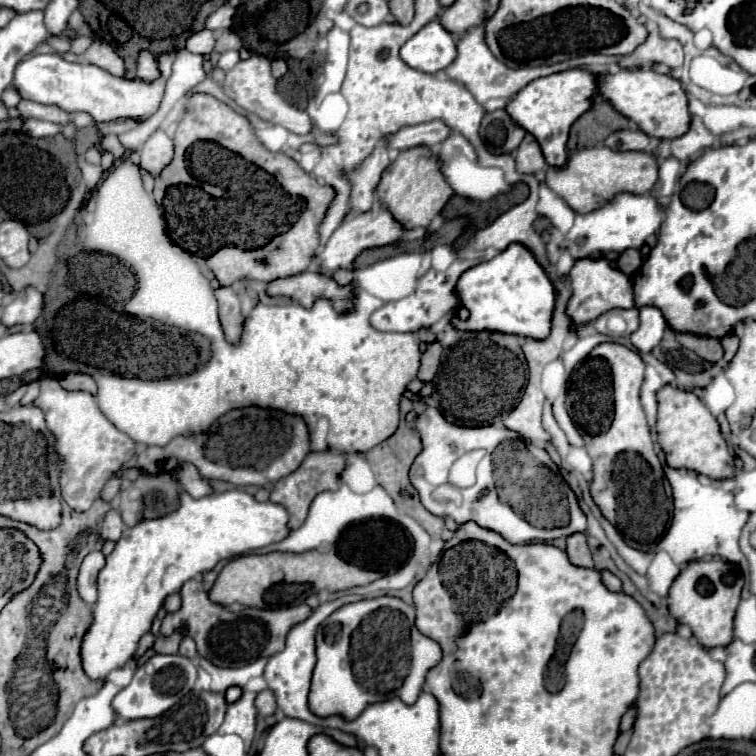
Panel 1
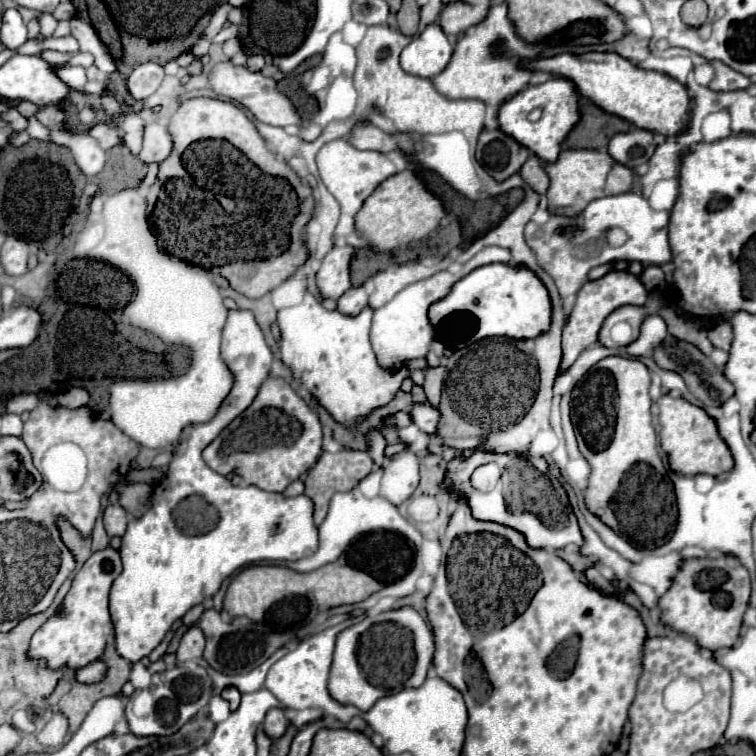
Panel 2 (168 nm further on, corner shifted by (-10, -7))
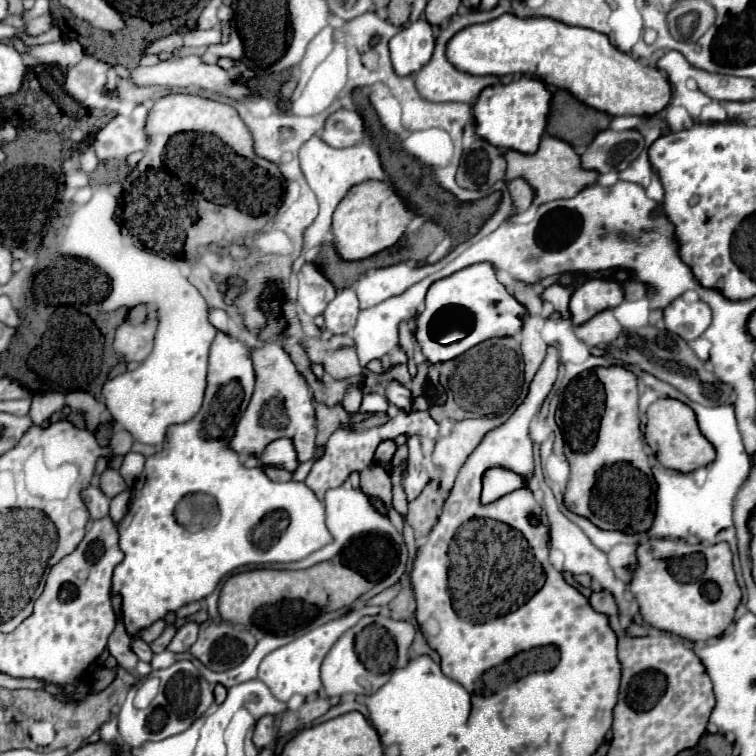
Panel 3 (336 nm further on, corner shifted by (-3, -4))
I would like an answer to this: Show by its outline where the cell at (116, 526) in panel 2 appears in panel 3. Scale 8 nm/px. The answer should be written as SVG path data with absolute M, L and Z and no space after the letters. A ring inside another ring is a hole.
M88 486L84 490L84 502L86 508L92 516L92 520L102 520L108 516L108 508L110 508L110 498L104 496L104 492L96 486Z

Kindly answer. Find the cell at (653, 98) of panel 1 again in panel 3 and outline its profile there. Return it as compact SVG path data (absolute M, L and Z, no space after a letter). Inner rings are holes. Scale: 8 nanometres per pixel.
M504 14L496 20L468 26L448 42L446 56L458 70L476 76L530 74L538 80L544 80L546 84L554 84L572 92L580 102L610 116L654 116L662 112L672 98L672 86L662 74L662 70L654 66L644 66L630 54L620 52L610 44L608 36L600 32L592 32L588 28L572 28L548 18L516 18L512 14Z

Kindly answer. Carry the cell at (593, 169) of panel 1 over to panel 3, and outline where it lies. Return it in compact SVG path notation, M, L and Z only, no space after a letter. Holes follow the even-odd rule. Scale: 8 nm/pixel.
M552 136L542 138L540 148L534 154L522 154L522 152L516 152L516 150L508 150L508 152L504 152L504 156L506 156L506 162L508 162L506 180L522 176L534 188L536 206L542 206L546 202L560 200L560 198L574 198L584 188L596 184L596 180L600 176L598 172L582 168L580 156L574 152L574 148L568 142L552 138Z

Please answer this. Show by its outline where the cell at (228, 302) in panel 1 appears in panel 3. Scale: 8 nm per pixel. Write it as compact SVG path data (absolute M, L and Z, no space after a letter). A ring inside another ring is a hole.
M218 332L210 348L208 388L202 410L192 420L170 426L164 446L146 458L144 478L134 486L130 504L132 520L126 528L120 526L118 530L124 560L114 568L112 576L112 596L122 596L122 622L126 634L132 638L162 620L168 612L176 612L184 604L206 598L218 586L220 578L240 566L296 562L332 542L332 536L324 526L324 504L304 482L272 482L262 468L244 468L238 454L228 448L230 430L234 428L238 414L244 412L250 402L254 380L252 348L240 338ZM194 492L202 498L196 502L200 508L184 512L186 504L180 508L180 502Z

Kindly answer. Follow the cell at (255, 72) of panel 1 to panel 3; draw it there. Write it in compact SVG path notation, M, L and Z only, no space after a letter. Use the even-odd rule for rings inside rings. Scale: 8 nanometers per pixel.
M200 56L170 58L166 62L160 62L160 64L148 66L148 68L138 66L134 70L134 74L132 74L132 82L138 84L138 86L162 86L162 88L188 88L188 86L194 86L194 88L208 90L212 94L232 98L232 100L242 100L242 98L252 96L252 92L250 92L250 88L246 84L242 84L236 78L230 78L230 74L224 68L220 68L218 64L206 64Z

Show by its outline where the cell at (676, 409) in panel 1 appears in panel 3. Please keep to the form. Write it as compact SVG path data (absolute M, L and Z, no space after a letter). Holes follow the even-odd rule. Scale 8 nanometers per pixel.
M660 398L648 406L648 424L646 424L646 444L654 450L658 462L666 468L674 468L678 472L692 472L696 468L708 466L716 458L714 446L700 432L696 414L684 402L674 398Z

